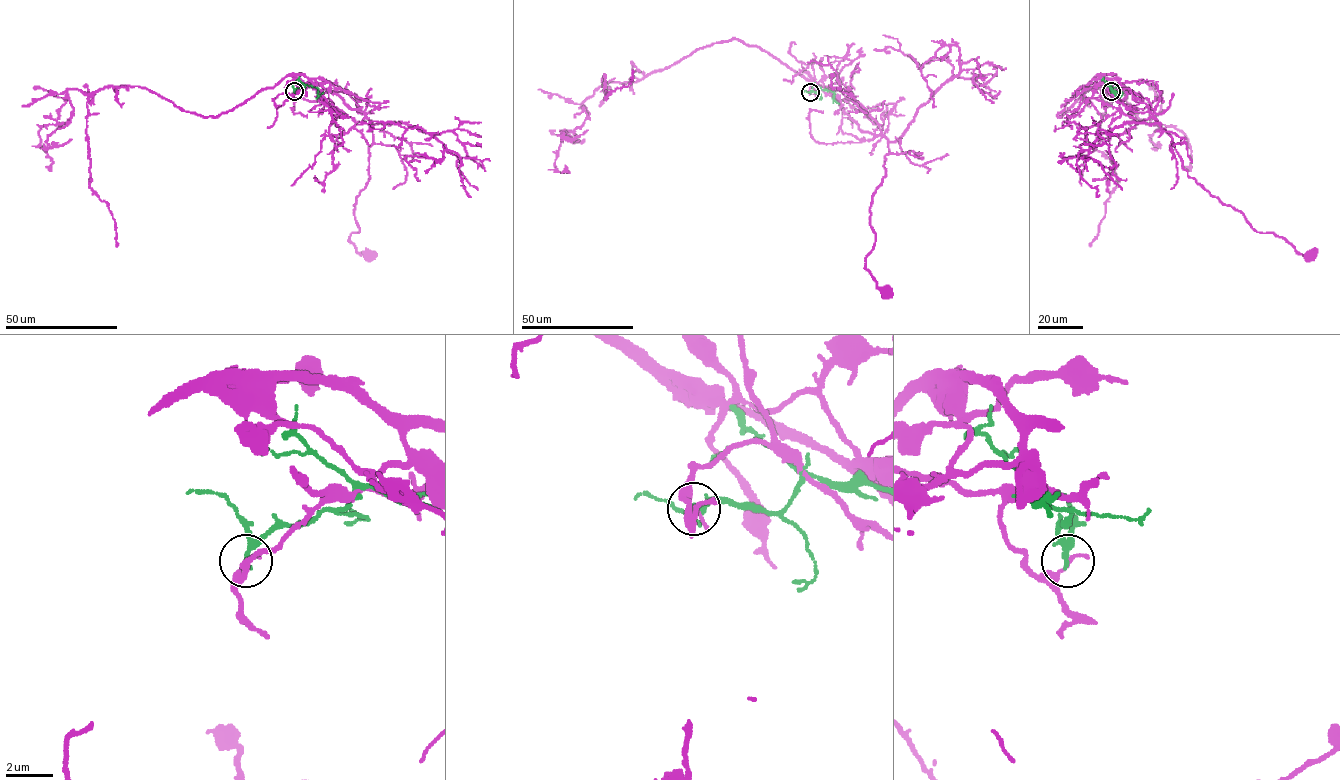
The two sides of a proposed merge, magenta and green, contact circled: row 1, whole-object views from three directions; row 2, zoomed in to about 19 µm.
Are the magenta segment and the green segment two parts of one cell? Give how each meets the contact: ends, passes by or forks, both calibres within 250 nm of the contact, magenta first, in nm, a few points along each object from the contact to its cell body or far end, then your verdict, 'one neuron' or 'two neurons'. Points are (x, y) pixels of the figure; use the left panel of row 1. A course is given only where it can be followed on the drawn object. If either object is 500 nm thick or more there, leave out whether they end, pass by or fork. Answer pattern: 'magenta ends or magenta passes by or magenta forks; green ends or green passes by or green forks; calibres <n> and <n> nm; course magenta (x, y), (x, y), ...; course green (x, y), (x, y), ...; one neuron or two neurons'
magenta ends; green passes by; calibres 200 and 240 nm; course magenta (294, 91), (318, 83), (372, 124), (370, 178), (353, 205), (359, 230), (349, 242), (360, 255), (370, 255); course green (294, 91), (305, 85), (318, 89), (317, 97), (323, 92); two neurons

